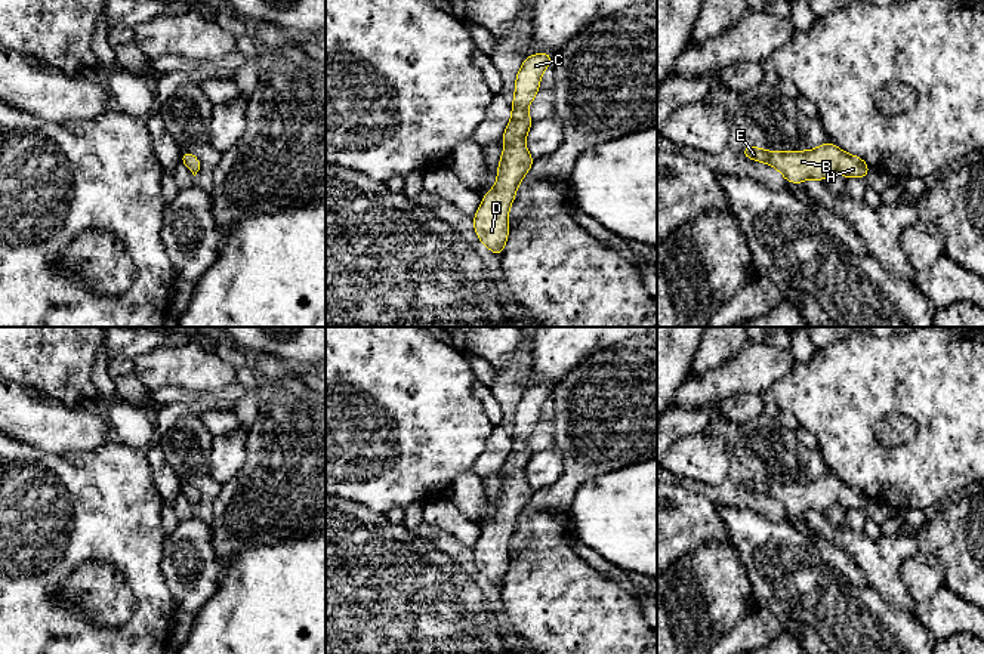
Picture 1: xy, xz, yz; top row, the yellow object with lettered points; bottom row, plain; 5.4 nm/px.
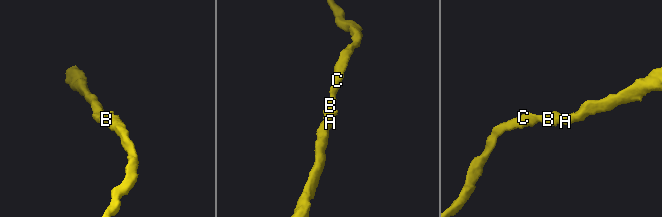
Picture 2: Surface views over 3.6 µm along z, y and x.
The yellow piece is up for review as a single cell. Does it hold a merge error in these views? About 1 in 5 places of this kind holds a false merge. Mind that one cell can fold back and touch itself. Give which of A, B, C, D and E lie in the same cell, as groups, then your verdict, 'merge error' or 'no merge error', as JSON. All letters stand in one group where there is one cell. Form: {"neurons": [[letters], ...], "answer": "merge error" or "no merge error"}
{"neurons": [["A", "B", "C", "D", "E"]], "answer": "no merge error"}

